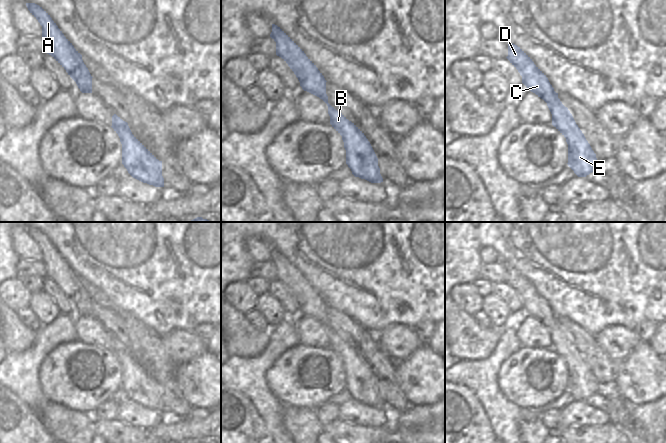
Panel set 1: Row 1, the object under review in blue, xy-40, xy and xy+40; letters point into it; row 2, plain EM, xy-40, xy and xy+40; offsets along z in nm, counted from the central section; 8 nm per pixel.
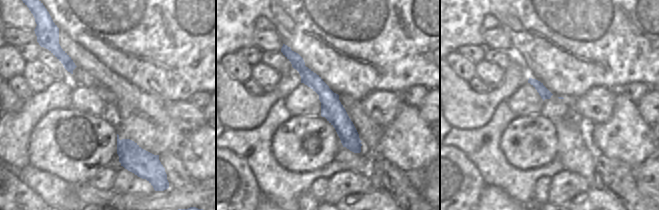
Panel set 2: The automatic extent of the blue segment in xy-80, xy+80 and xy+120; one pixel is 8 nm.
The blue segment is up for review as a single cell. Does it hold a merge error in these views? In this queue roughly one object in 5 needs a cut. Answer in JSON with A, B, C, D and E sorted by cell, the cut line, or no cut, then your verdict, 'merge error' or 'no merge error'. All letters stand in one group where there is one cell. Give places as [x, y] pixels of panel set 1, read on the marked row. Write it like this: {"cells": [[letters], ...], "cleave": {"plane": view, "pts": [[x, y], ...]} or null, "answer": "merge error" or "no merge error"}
{"cells": [["A", "B", "C", "D", "E"]], "cleave": null, "answer": "no merge error"}

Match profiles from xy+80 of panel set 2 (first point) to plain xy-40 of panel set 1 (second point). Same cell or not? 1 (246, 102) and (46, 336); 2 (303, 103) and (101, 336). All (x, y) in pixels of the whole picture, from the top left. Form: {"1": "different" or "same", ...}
{"1": "different", "2": "same"}

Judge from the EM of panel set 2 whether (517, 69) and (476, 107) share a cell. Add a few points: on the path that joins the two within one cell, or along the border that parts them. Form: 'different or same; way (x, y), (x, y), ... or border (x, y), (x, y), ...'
same; way (511, 81), (488, 102)

